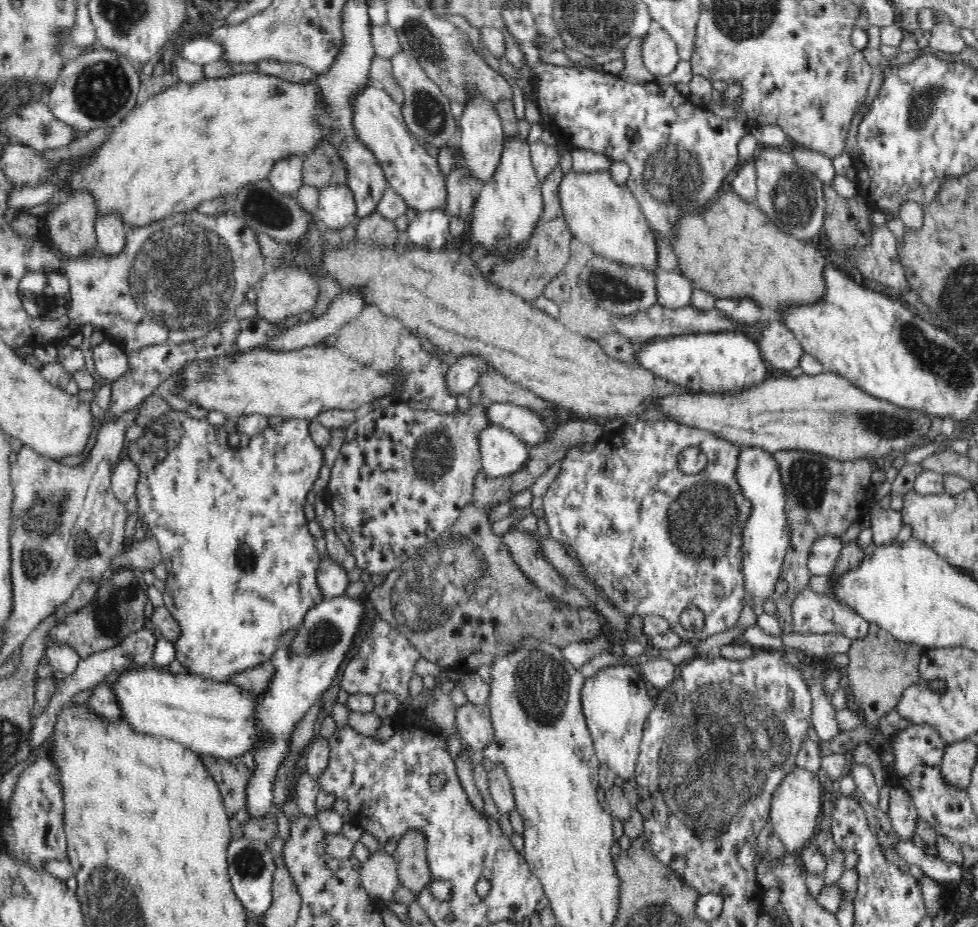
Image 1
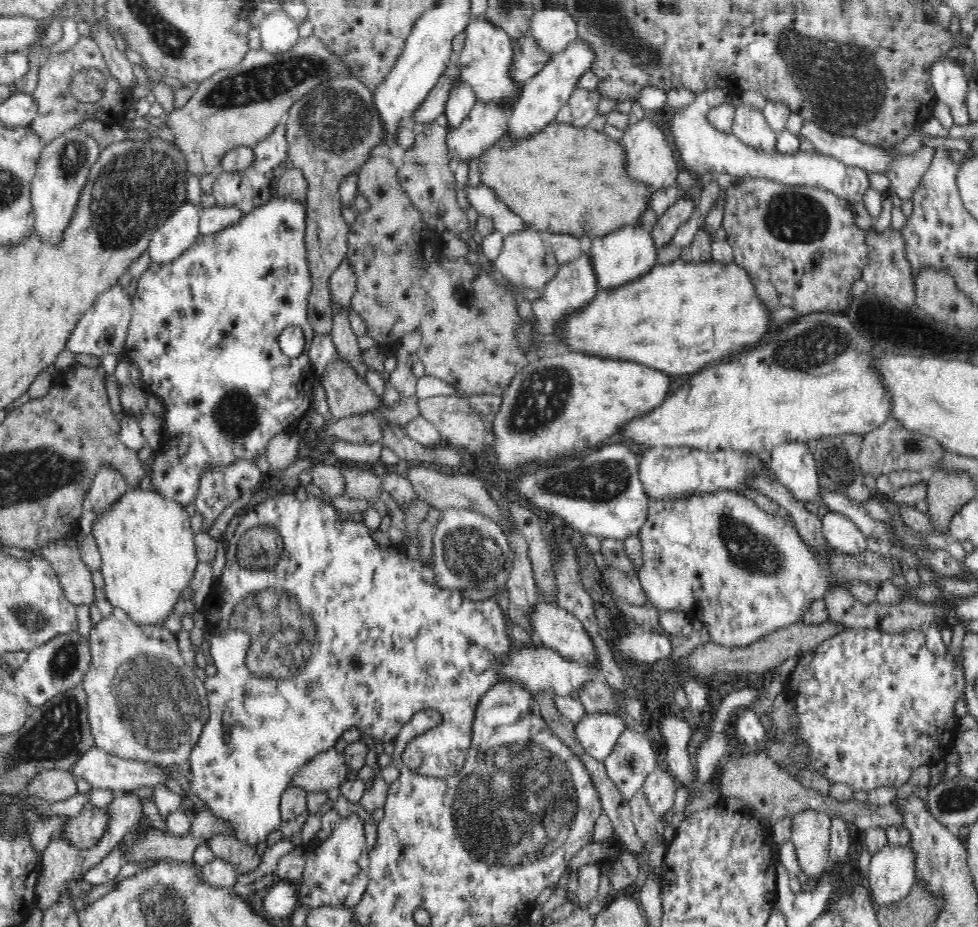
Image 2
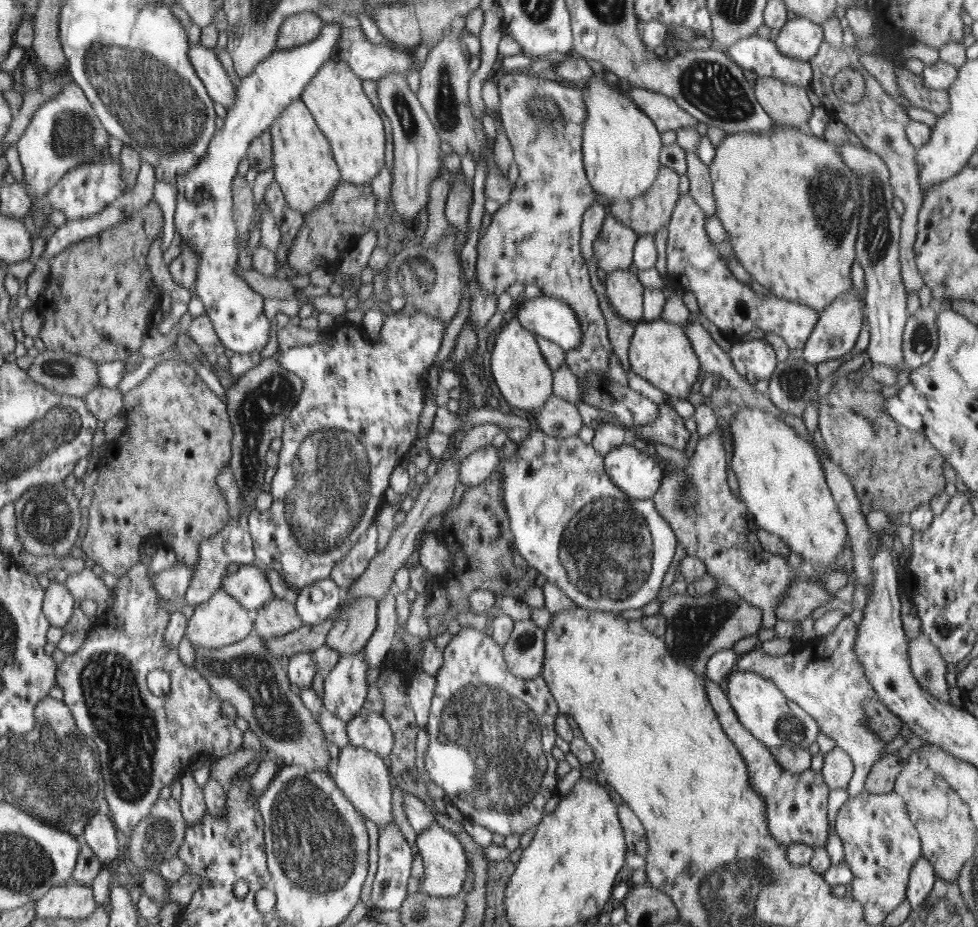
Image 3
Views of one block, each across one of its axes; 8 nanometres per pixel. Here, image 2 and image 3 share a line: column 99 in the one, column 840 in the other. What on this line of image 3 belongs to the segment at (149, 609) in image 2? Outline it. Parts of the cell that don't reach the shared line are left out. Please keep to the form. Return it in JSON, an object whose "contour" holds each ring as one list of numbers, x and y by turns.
{"contour":[[746,406,738,409,728,422,728,432,732,434,734,444,732,471,740,487,740,497,759,529,778,536,790,547,790,552,802,555,804,562,812,561,814,565,824,565,829,573,844,571,844,568,836,568,836,557,848,538,847,527,829,490,823,462,817,450,802,435,798,435,784,419,760,407]]}

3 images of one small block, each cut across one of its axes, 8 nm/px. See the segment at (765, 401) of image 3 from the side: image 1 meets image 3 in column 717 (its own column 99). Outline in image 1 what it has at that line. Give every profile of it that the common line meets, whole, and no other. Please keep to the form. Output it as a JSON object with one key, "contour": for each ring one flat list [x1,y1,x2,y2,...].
{"contour":[[110,340,91,347,97,378,114,382,129,369,127,356]]}

